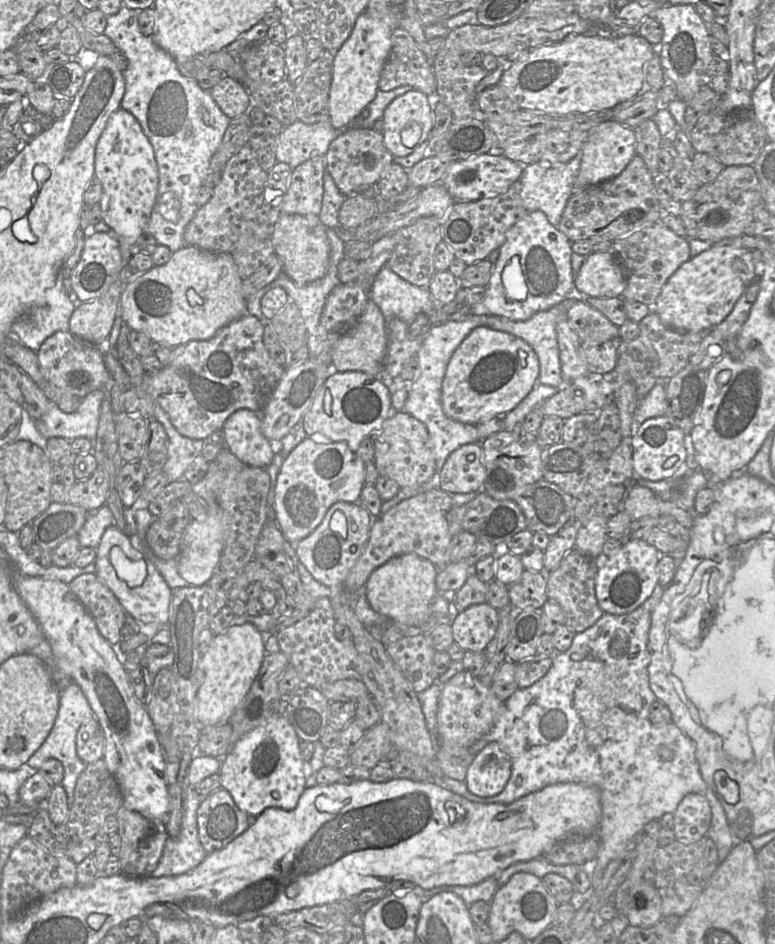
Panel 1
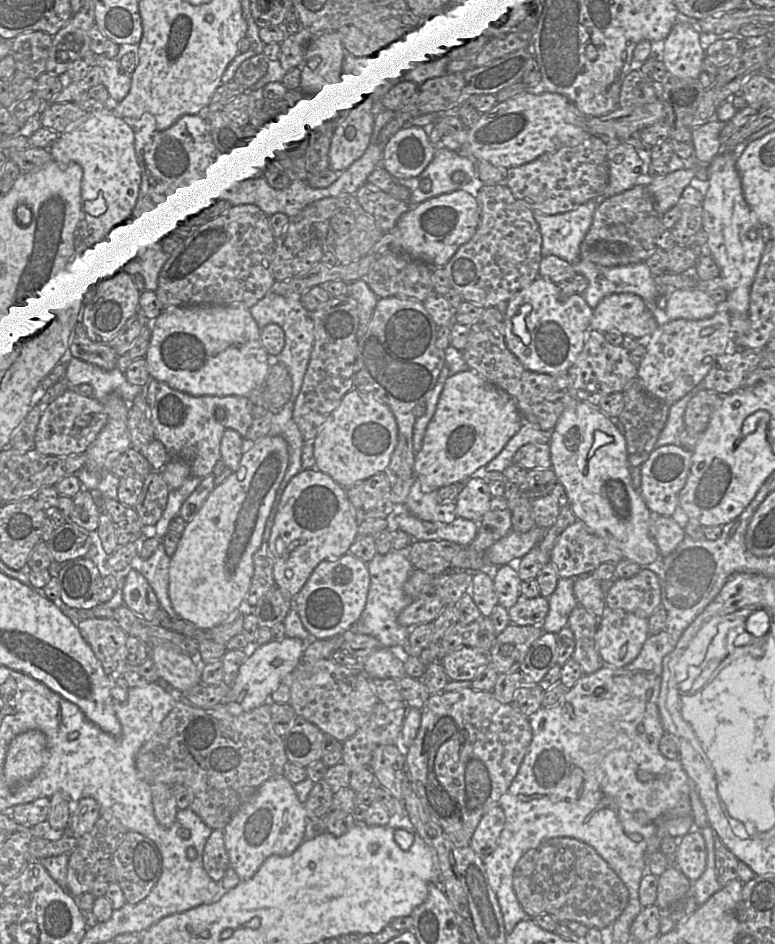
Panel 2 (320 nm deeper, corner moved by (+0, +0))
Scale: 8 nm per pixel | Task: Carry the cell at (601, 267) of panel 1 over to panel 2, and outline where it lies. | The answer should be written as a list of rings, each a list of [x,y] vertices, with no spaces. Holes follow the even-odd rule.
[[[615,293],[603,298],[593,309],[590,326],[602,333],[617,330],[623,336],[637,338],[638,344],[645,346],[657,323],[641,297],[632,293]]]

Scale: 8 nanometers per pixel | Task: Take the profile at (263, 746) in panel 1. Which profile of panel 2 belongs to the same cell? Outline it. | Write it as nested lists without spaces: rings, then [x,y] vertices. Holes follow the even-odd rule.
[[[278,775],[265,781],[256,793],[246,801],[232,816],[223,829],[224,843],[229,857],[229,866],[237,873],[240,881],[252,878],[263,862],[272,855],[288,856],[304,840],[306,809],[296,795],[293,784],[284,775]]]

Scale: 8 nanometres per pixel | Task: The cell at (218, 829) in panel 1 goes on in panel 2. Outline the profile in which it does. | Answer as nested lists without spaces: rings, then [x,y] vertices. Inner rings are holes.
[[[214,829],[203,850],[203,868],[216,883],[220,883],[229,867],[229,857],[224,843],[223,830]]]

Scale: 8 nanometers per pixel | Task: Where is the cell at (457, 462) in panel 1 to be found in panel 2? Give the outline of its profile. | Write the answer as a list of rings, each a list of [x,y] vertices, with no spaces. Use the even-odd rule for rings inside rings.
[[[469,477],[456,499],[456,515],[474,522],[481,520],[488,511],[492,496],[487,484],[482,478]]]

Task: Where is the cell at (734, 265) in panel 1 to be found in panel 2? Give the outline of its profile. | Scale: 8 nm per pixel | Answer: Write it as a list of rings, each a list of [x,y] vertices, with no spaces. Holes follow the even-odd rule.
[[[726,301],[710,318],[669,320],[658,325],[646,340],[645,355],[637,366],[637,378],[651,396],[670,407],[705,378],[717,358],[733,345],[731,339],[731,317]]]

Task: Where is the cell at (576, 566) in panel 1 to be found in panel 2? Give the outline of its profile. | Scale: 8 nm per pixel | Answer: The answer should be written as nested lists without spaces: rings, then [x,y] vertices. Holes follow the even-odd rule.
[[[578,604],[569,615],[568,625],[575,639],[573,658],[580,665],[583,674],[598,671],[604,663],[595,643],[597,617]]]

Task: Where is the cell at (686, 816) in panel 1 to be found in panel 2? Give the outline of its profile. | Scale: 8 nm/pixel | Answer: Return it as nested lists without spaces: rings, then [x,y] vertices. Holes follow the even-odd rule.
[[[693,829],[678,840],[676,866],[690,882],[703,874],[706,860],[707,850],[701,830]]]

